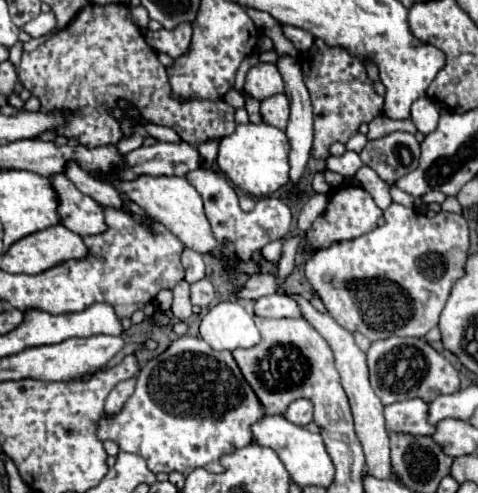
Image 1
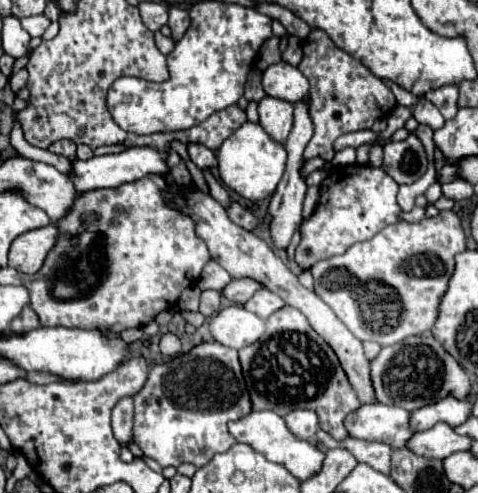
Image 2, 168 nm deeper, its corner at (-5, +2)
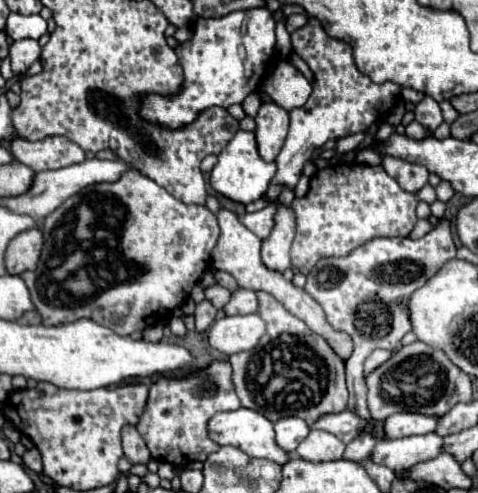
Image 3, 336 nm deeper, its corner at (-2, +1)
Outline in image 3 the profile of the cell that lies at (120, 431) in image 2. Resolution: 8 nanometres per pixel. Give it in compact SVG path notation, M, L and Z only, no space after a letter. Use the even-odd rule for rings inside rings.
M124 425L122 447L124 447L124 455L130 459L130 463L148 463L150 461L150 453L146 449L146 443L138 435L134 425Z

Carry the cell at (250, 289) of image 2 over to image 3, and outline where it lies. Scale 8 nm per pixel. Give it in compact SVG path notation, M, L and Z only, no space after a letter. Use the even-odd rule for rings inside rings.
M212 285L206 289L206 299L212 301L214 307L218 307L218 309L222 309L230 301L230 297L232 297L232 291L228 291L220 285Z

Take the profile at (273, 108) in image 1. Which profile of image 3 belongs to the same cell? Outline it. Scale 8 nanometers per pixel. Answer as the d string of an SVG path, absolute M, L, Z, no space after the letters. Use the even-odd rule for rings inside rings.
M264 101L256 115L254 133L262 159L274 161L288 135L288 111L274 101Z

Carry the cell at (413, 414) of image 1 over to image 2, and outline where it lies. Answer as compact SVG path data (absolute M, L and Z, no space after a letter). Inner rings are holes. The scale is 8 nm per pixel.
M363 404L345 418L345 428L351 438L385 442L393 450L403 448L411 438L409 412L399 406Z

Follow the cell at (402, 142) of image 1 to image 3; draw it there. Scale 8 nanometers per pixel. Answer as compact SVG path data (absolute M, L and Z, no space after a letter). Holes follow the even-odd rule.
M384 155L382 157L382 169L398 181L398 185L408 191L408 193L416 193L420 191L426 183L428 183L428 171L426 167L418 165L418 163L408 163L400 157L392 157L392 155Z

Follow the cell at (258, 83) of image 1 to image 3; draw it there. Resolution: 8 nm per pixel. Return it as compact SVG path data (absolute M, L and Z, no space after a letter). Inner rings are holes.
M278 61L274 65L274 69L270 71L268 79L264 81L262 91L266 95L270 95L270 99L274 103L278 103L280 107L290 111L294 107L302 107L308 101L308 97L312 93L312 85L288 61Z

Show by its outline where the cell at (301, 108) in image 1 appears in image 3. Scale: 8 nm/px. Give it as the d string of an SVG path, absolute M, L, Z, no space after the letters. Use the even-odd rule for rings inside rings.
M278 203L274 215L274 227L262 243L262 261L274 271L290 267L290 245L296 235L296 215L292 207Z

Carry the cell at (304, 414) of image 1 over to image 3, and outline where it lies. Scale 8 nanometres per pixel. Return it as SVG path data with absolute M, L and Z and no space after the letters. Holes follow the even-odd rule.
M298 417L280 419L274 423L274 429L276 429L276 443L288 453L294 453L298 443L302 439L306 439L306 435L310 433L306 421L298 419Z

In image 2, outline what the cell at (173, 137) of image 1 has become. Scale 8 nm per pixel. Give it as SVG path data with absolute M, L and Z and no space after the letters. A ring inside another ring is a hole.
M189 144L189 158L201 168L201 170L209 170L213 166L217 166L217 156L213 150L201 146L201 144Z

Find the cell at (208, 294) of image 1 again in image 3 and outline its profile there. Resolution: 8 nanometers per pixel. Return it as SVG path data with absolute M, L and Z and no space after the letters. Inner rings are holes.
M204 299L202 303L196 305L194 319L196 319L196 331L206 331L216 319L216 307L208 299Z

